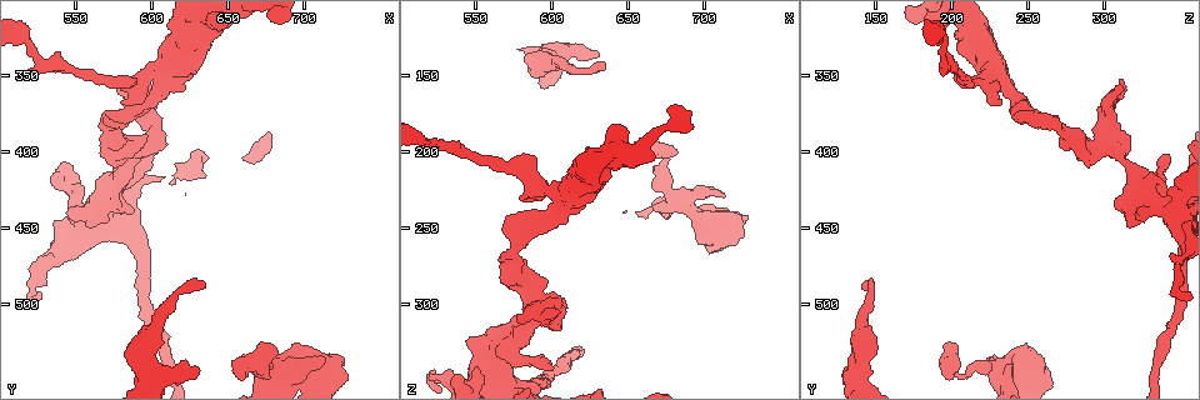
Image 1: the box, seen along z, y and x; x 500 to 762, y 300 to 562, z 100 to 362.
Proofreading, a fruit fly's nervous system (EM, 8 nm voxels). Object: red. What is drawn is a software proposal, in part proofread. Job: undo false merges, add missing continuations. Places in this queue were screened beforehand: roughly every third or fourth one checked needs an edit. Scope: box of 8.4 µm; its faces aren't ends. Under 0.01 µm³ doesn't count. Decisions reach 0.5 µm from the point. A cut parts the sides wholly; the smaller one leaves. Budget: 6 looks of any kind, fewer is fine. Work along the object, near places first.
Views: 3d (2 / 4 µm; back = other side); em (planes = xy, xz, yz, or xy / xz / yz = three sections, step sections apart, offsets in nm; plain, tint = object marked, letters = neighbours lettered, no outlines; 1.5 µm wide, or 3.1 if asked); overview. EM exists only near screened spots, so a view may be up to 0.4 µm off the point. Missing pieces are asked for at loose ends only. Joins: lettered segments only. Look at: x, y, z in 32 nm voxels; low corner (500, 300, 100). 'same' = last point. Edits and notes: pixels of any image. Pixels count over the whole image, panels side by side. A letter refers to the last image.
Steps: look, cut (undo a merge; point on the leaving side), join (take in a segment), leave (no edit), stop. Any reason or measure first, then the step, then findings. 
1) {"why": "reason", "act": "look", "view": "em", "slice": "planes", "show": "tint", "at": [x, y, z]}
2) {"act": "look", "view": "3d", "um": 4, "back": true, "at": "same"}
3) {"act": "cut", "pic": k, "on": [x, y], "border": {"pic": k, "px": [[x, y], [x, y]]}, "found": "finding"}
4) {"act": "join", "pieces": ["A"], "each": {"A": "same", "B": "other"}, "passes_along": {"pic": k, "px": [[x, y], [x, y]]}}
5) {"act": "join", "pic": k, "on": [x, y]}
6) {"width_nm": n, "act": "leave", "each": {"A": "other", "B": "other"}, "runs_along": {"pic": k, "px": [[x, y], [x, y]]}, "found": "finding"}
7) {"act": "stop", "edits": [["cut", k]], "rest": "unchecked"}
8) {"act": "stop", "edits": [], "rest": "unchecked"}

{"why": "thick turns thin", "act": "look", "view": "3d", "um": 4, "at": [670, 540, 220]}

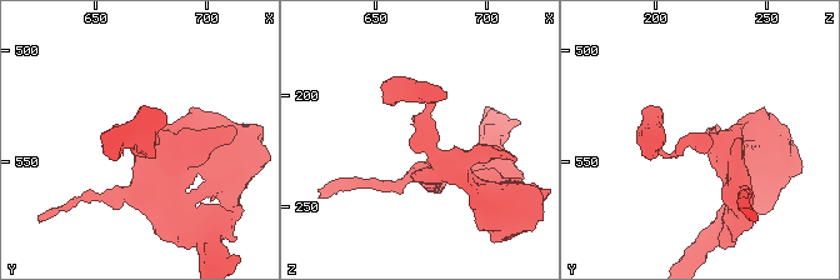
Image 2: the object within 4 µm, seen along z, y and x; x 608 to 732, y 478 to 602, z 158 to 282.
{"arms": 3, "why": "shape alone is not enough", "act": "look", "view": "em", "slice": "planes", "show": "tint", "at": [669, 541, 220]}

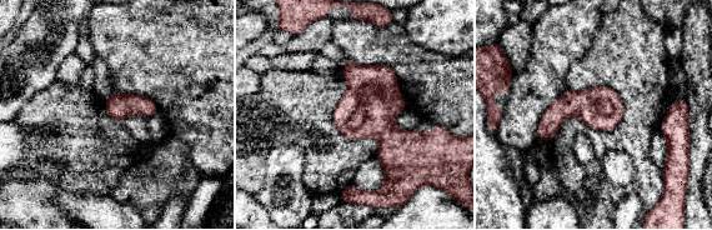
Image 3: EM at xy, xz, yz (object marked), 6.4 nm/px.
{"act": "look", "view": "em", "slice": "planes", "show": "letters", "at": "same"}

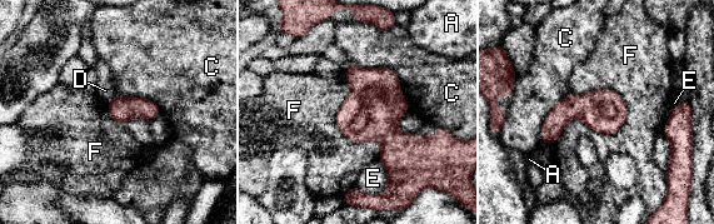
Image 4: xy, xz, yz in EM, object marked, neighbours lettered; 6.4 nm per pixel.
{"act": "leave", "each": {"A": "other", "C": "other", "D": "other", "E": "other", "F": "other"}, "border": {"pic": 4, "px": [[623, 98], [554, 143]]}, "found": "one neuron here"}

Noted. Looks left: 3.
{"why": "thick end", "act": "look", "view": "3d", "um": 2, "at": [630, 542, 138]}

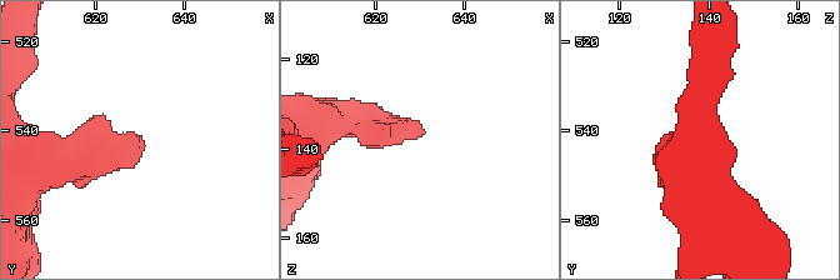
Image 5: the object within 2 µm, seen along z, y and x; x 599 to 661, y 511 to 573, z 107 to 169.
{"why": "shape alone is not enough", "act": "look", "view": "em", "slice": "planes", "show": "letters", "at": [630, 541, 137]}

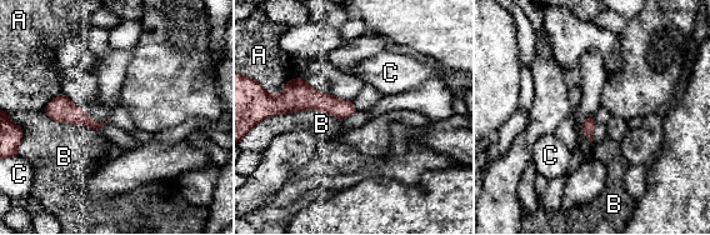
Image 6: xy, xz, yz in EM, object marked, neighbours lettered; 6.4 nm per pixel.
{"act": "leave", "each": {"A": "other", "B": "other", "C": "other"}, "border": {"pic": 6, "px": [[269, 116], [318, 109], [340, 119]]}, "found": "no lettered segment goes on from it"}

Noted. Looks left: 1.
{"act": "stop", "edits": [], "rest": "unchecked"}

